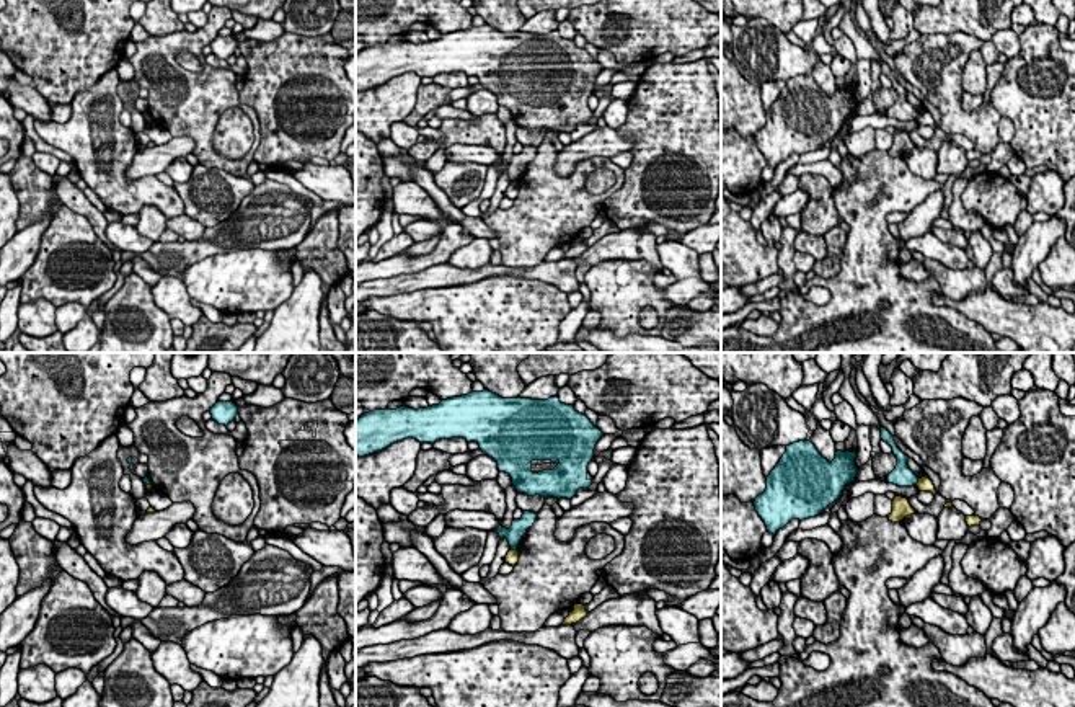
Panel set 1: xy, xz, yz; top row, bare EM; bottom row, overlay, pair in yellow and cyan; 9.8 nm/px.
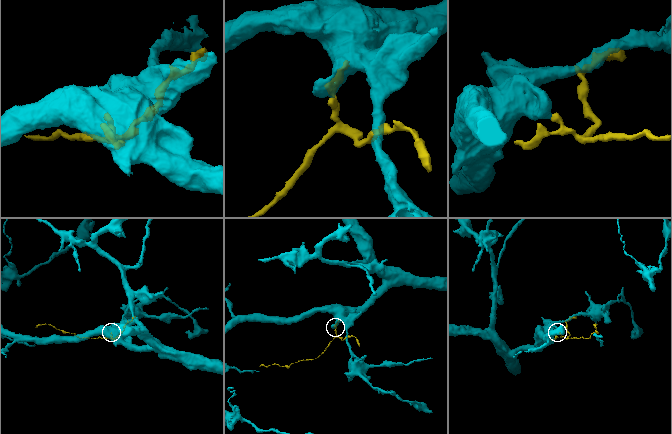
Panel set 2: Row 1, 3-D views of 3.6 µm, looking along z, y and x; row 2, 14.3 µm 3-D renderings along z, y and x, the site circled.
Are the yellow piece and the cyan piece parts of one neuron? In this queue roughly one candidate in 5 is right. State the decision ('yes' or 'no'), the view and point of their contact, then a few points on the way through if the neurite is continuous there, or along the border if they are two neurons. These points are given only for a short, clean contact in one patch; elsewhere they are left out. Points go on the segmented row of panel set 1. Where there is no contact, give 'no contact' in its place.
no | xz (514, 551) | along xz (511, 547), (516, 551)

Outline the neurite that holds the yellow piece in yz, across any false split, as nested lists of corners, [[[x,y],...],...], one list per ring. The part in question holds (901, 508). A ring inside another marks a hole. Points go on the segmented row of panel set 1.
[[[896,496],[892,501],[892,513],[887,518],[892,522],[899,522],[914,513],[915,513],[915,509],[910,506],[907,498]]]

